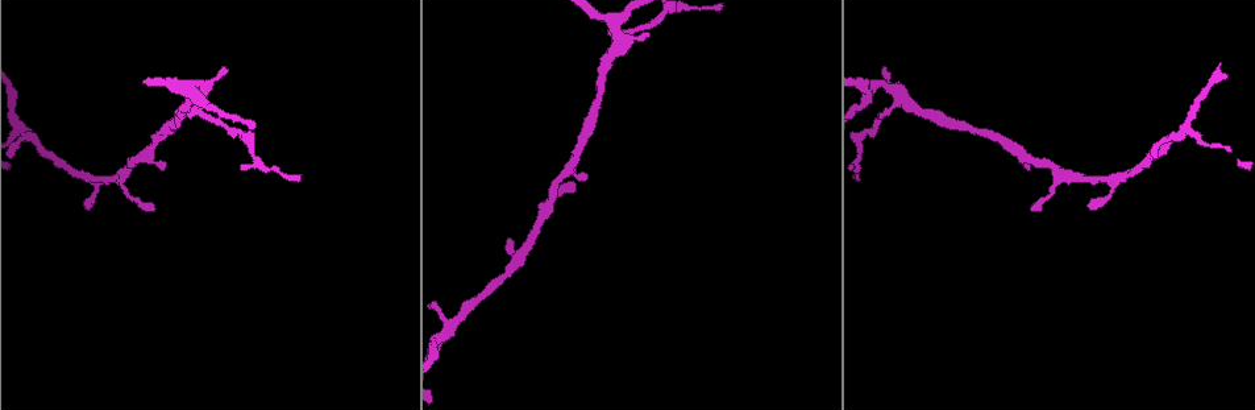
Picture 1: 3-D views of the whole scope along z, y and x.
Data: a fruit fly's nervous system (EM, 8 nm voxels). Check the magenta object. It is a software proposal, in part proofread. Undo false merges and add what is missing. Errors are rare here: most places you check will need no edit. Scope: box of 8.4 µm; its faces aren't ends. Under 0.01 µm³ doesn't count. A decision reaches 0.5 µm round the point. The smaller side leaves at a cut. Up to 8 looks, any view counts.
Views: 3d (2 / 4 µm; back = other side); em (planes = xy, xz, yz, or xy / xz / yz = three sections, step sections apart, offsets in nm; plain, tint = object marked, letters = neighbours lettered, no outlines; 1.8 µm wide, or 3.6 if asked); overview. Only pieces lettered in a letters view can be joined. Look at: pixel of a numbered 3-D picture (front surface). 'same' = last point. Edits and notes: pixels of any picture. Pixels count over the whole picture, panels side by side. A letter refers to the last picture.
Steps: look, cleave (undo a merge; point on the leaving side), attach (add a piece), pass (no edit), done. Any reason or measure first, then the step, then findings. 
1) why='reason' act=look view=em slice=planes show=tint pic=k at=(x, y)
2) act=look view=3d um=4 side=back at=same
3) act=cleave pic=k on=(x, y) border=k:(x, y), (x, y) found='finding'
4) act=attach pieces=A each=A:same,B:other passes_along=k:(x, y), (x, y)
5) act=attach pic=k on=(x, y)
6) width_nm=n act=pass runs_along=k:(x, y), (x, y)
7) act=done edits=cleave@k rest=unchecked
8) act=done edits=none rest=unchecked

why='an open end' act=look view=em um=3.6 slice=xy step=8 show=letters pic=1 at=(883, 69)

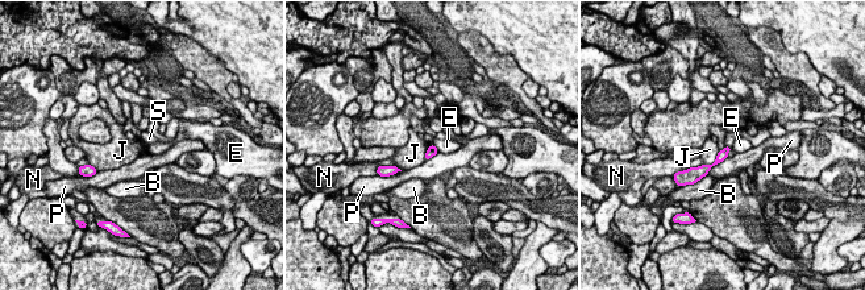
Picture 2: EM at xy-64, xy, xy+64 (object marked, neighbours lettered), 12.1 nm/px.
why='cut it another way' act=look view=em um=3.6 slice=xz step=16 show=letters at=same

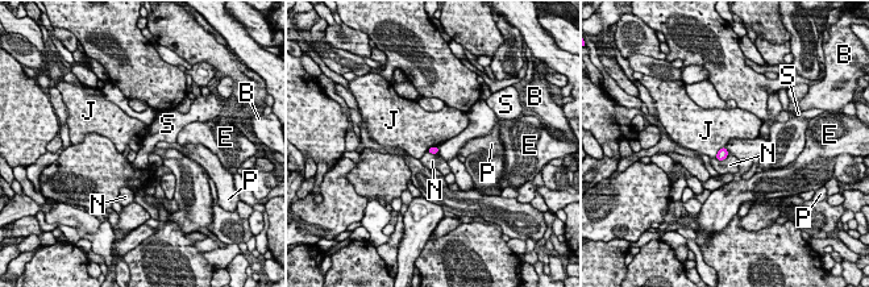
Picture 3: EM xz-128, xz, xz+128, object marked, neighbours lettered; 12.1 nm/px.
width_nm=100 act=pass each=B:other,E:other,J:other,N:other,P:other,S:other border=3:(723, 146), (715, 157) found='none of them fits'

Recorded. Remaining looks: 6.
why='tapers out' act=look view=em slice=planes show=letters pic=1 at=(1030, 169)

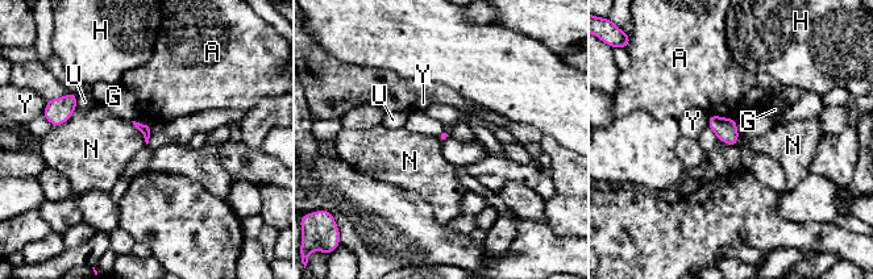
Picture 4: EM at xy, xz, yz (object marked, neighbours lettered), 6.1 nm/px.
act=pass each=A:other,G:other,H:other,N:other,U:other,Y:other border=4:(77, 108), (66, 121), (57, 126) found='no lettered piece goes on from it'

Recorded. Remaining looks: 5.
act=look view=3d um=4 pic=1 at=(509, 238)

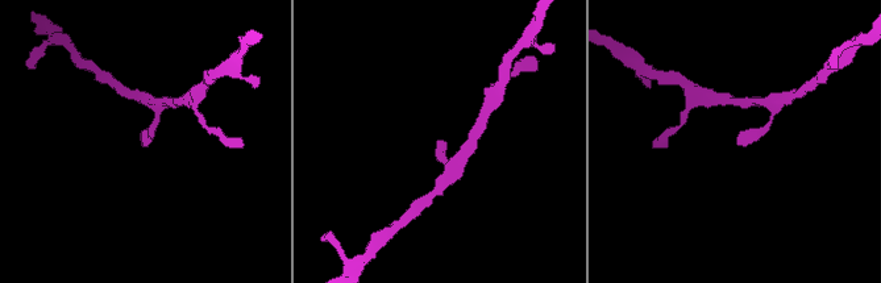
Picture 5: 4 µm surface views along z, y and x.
act=look view=em um=3.6 slice=xy step=8 show=letters pic=5 at=(144, 145)

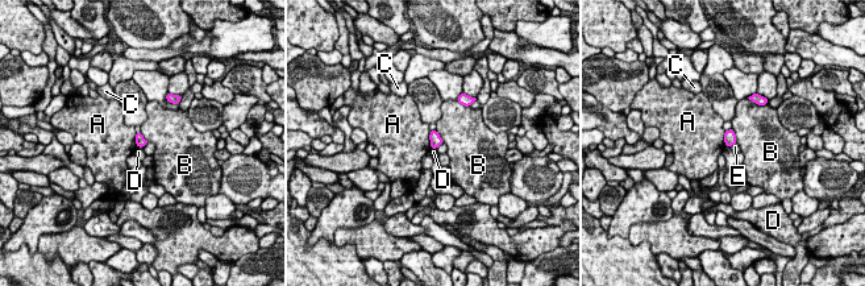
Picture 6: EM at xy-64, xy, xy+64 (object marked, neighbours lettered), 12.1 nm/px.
width_nm=140 act=pass each=A:other,B:other,C:other,D:other,E:other border=6:(137, 146), (142, 148) found='none of them fits'

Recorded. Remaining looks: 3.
act=done edits=none rest=unchecked

